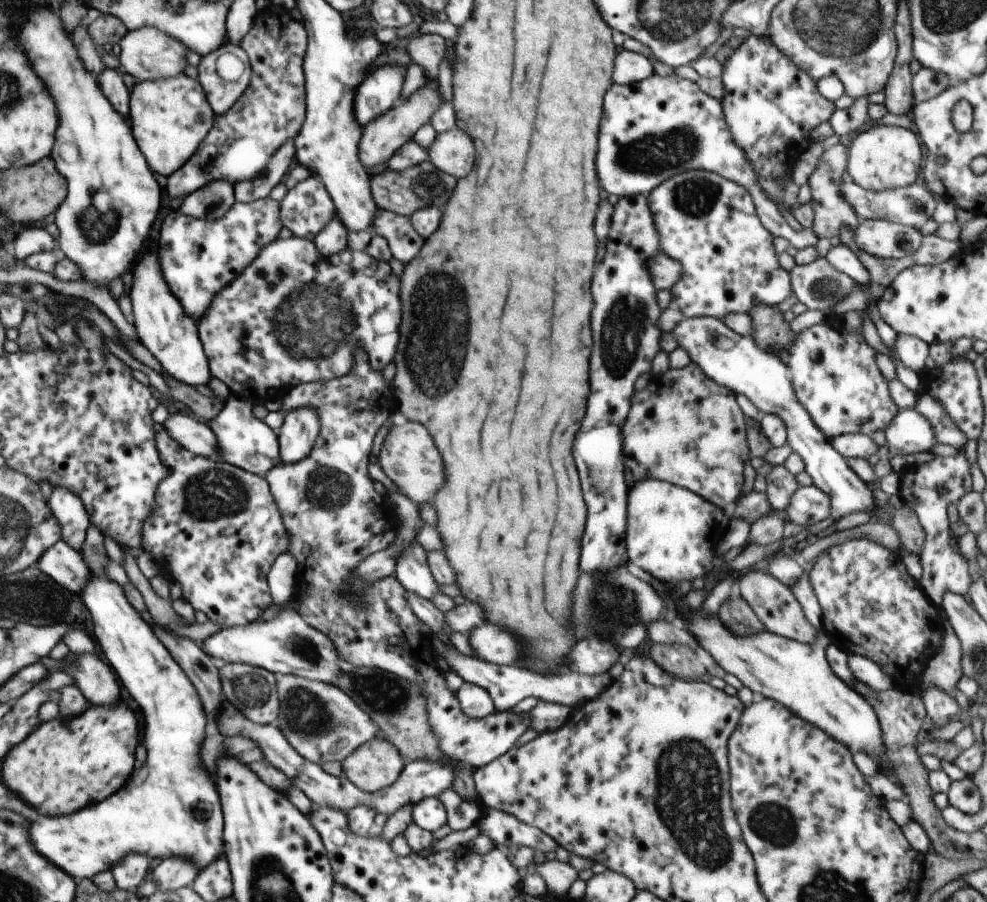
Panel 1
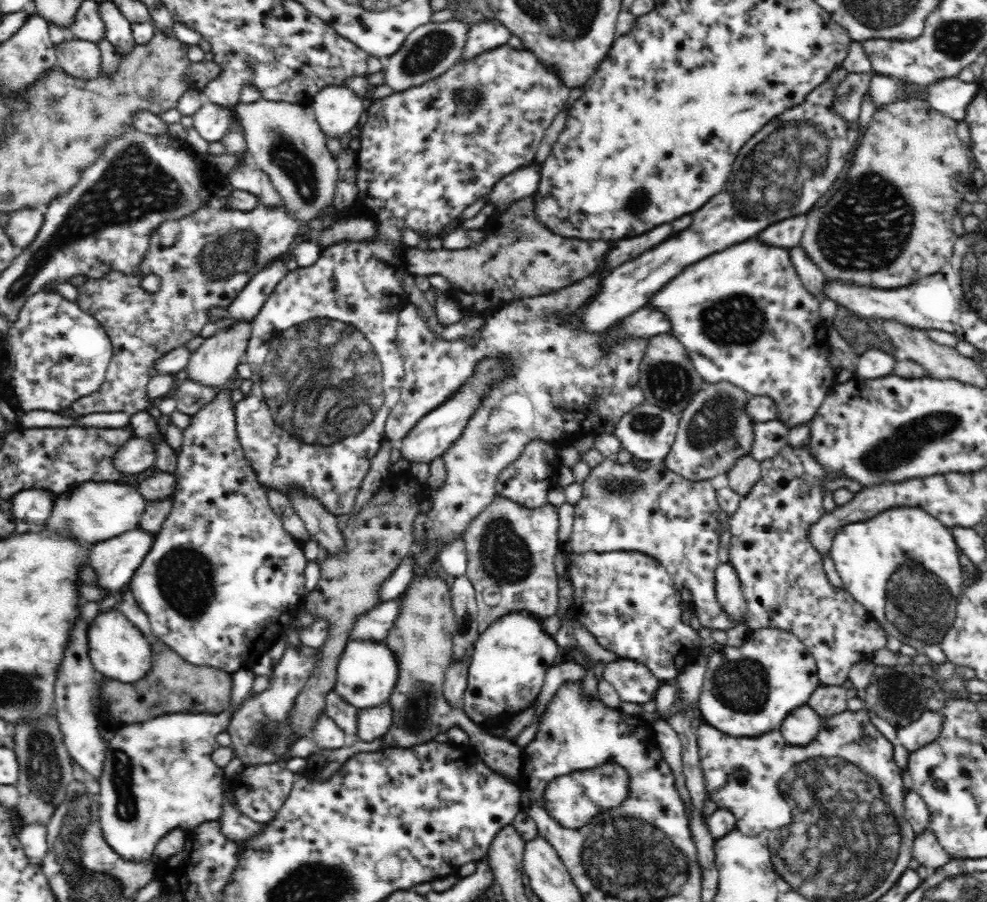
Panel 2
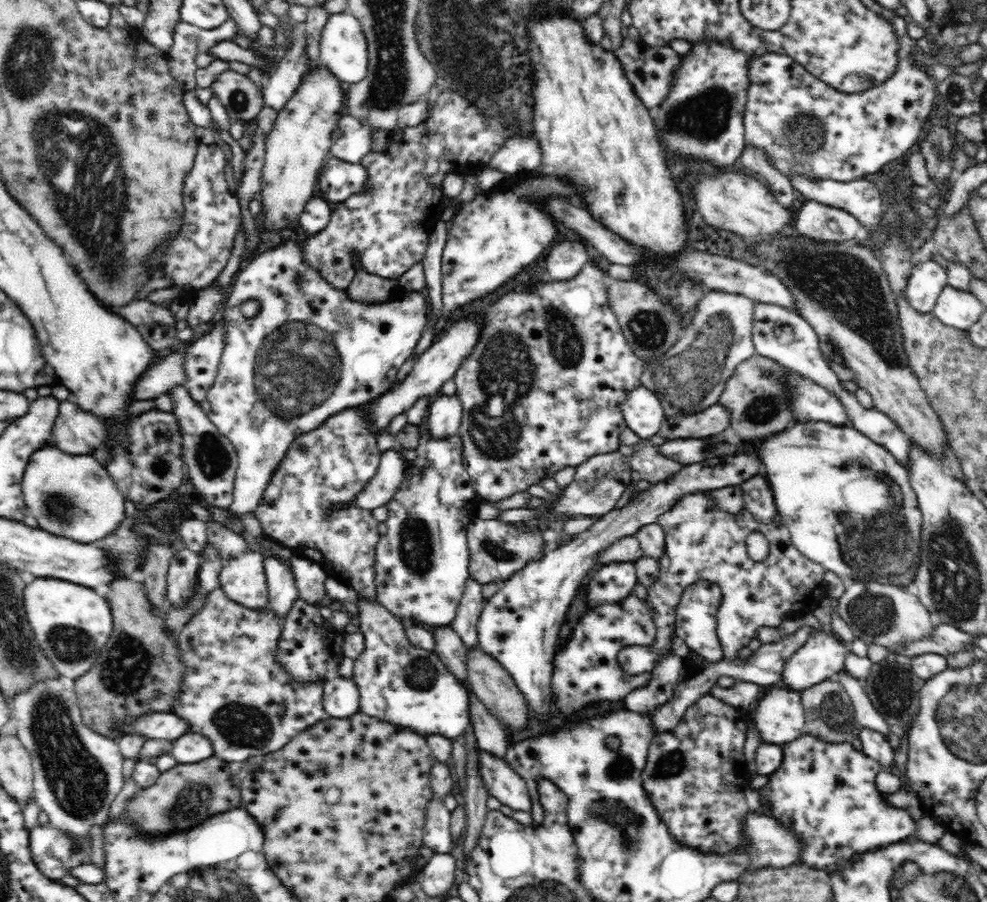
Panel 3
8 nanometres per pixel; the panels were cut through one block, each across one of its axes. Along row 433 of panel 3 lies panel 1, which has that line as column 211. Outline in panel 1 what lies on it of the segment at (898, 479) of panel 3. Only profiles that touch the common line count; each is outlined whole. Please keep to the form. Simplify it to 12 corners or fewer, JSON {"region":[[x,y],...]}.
{"region":[[123,586],[78,600],[146,714],[148,760],[32,844],[78,880],[128,854],[198,870],[225,854],[200,766],[206,716]]}

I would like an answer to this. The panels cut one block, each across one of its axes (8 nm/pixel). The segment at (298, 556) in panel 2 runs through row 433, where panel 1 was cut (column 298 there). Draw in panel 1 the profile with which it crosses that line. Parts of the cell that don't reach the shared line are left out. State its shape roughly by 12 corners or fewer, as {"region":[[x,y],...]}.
{"region":[[310,176],[288,187],[280,220],[313,242],[337,211],[325,184]]}

